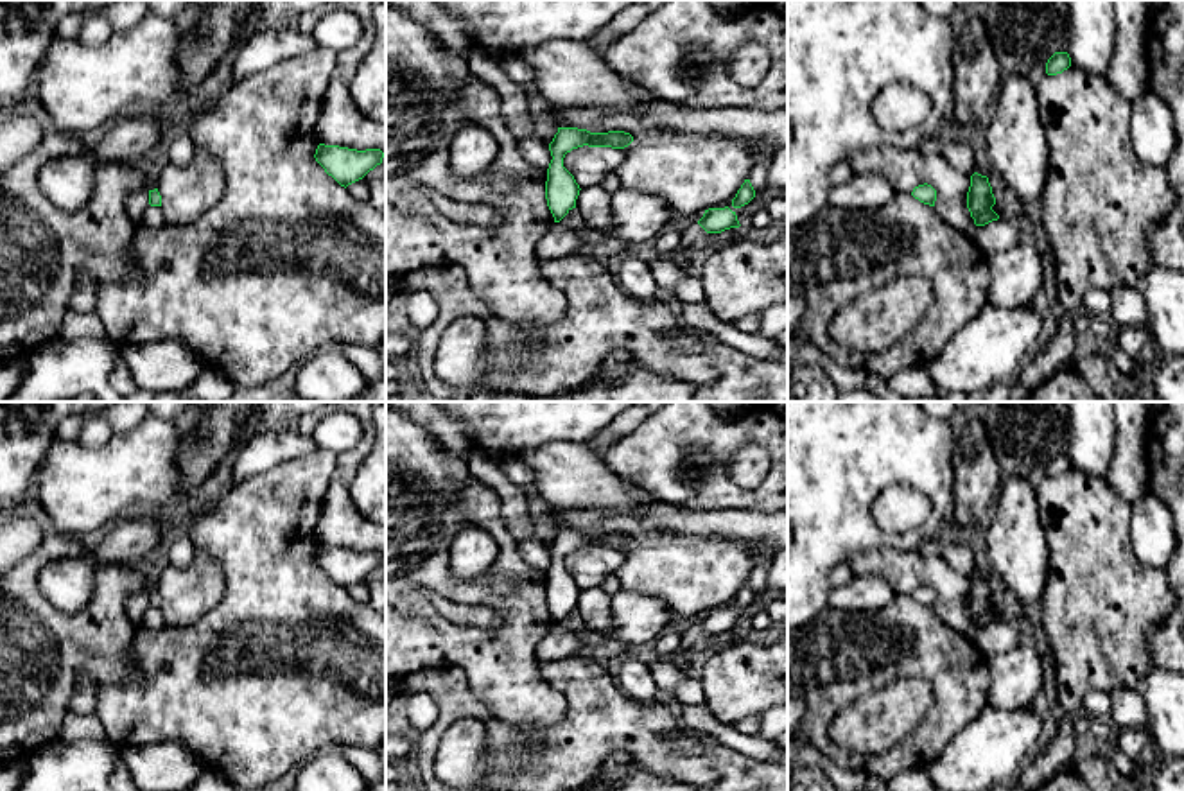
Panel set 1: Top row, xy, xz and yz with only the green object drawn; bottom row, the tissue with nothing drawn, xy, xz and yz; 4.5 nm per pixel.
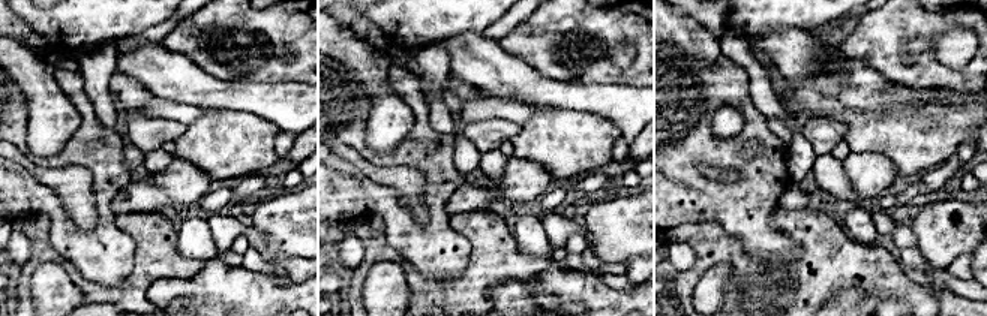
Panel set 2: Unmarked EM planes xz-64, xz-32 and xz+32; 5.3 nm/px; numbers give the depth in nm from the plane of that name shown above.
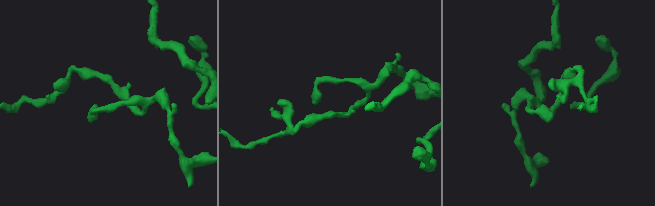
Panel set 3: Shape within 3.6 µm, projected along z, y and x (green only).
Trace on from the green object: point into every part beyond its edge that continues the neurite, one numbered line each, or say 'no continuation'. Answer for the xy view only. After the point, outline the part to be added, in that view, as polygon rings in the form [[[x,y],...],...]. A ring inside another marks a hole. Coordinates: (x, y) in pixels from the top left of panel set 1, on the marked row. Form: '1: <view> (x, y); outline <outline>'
no continuation

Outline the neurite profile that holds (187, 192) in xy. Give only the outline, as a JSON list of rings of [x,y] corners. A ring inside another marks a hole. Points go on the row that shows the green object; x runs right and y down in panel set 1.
[[[197,147],[187,167],[167,163],[158,178],[165,224],[190,224],[224,192],[224,176],[213,154]]]

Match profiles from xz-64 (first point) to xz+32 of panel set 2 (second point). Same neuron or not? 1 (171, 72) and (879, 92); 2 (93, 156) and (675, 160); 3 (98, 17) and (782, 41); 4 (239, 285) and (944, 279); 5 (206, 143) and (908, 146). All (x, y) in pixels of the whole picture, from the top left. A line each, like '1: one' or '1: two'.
1: two
2: one
3: two
4: two
5: one

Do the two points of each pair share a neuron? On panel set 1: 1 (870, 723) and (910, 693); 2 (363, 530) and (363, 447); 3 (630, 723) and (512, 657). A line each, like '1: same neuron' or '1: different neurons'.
1: same neuron
2: same neuron
3: different neurons

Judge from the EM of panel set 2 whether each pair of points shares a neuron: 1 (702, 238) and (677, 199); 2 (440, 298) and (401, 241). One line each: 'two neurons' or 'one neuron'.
1: two neurons
2: two neurons

